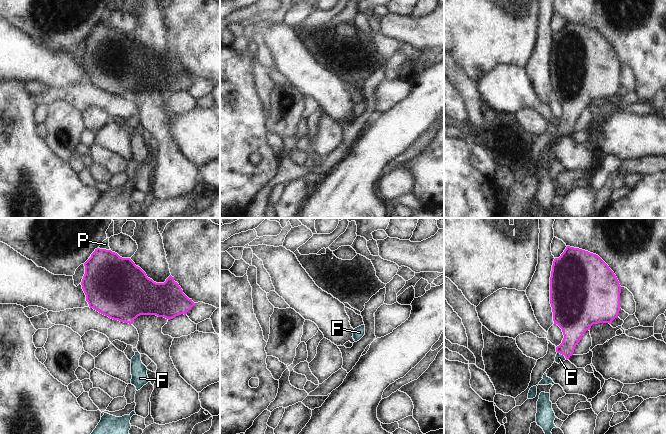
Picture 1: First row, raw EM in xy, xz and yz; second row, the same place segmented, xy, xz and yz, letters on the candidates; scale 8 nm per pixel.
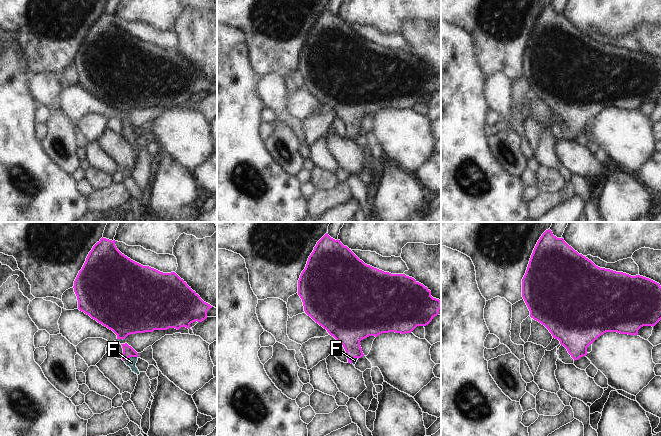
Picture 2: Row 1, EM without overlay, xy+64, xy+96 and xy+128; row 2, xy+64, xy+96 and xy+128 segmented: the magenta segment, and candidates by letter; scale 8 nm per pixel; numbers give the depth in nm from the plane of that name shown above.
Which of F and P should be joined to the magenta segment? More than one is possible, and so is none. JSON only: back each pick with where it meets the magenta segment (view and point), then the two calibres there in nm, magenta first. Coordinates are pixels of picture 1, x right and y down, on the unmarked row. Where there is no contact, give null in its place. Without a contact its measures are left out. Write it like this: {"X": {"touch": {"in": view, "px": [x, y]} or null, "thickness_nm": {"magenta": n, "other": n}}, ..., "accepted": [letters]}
{"F": {"touch": {"in": "yz", "px": [562, 130]}, "thickness_nm": {"magenta": 200, "other": 70}}, "accepted": ["F"]}

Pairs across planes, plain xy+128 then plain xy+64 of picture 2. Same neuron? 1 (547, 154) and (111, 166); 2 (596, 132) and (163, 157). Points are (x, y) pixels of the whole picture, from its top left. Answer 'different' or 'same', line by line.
1: same
2: different

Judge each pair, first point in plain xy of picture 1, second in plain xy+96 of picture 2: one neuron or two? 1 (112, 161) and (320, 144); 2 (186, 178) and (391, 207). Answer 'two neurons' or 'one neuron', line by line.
1: one neuron
2: one neuron

